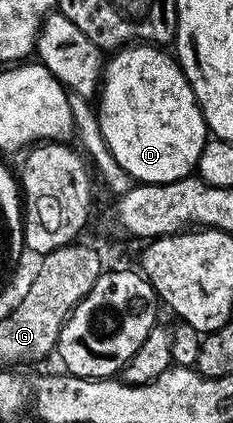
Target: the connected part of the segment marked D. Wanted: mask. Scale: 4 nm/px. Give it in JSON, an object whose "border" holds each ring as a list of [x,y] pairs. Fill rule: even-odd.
{"border":[[[134,43],[126,48],[116,50],[105,62],[105,71],[101,78],[101,88],[99,90],[101,109],[99,105],[99,108],[96,110],[97,122],[101,125],[103,139],[107,139],[107,147],[111,147],[111,155],[115,155],[119,167],[123,167],[123,171],[127,171],[132,175],[134,182],[144,183],[146,185],[171,183],[172,181],[178,181],[179,179],[190,176],[197,168],[197,160],[207,140],[205,120],[201,114],[201,109],[197,106],[197,100],[193,94],[192,87],[189,86],[189,80],[186,79],[185,72],[178,65],[176,56],[169,54],[168,57],[165,52],[166,50],[164,48],[152,43]]]}

